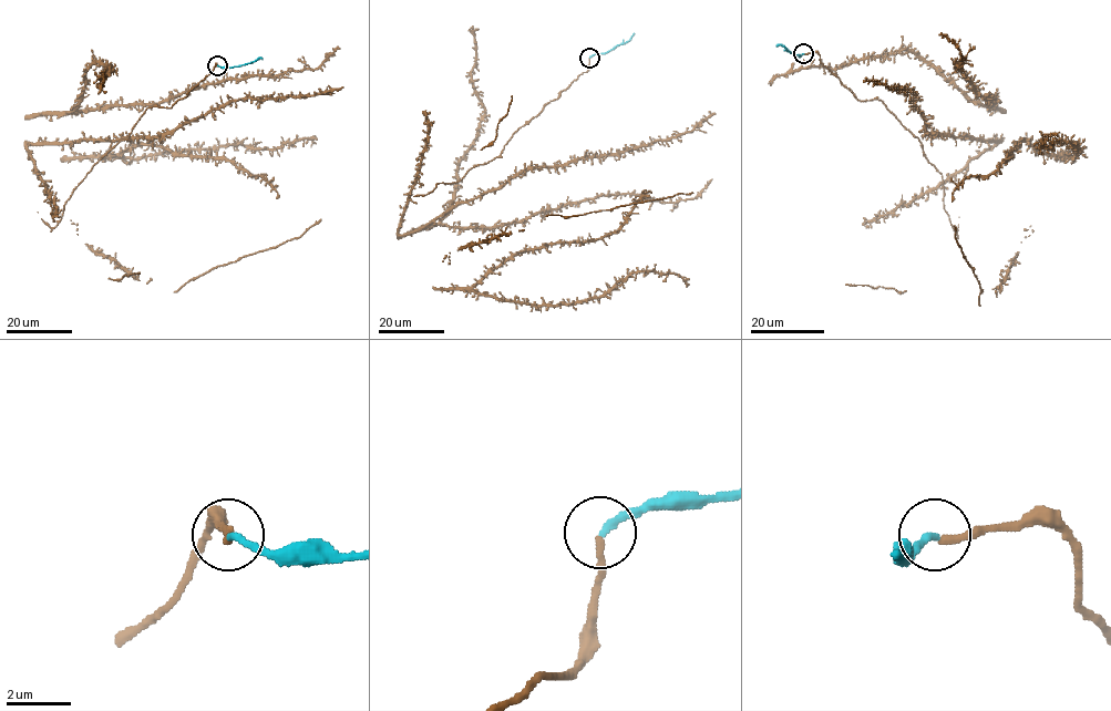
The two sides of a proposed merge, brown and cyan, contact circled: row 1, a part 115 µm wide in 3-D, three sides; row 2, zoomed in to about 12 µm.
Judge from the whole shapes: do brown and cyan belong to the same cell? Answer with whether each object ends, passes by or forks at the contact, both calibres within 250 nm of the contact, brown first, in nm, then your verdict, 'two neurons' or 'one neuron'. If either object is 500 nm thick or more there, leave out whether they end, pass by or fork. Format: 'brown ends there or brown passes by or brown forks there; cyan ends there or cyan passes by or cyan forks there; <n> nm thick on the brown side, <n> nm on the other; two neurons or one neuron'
brown ends there; cyan ends there; 220 nm thick on the brown side, 240 nm on the other; one neuron

